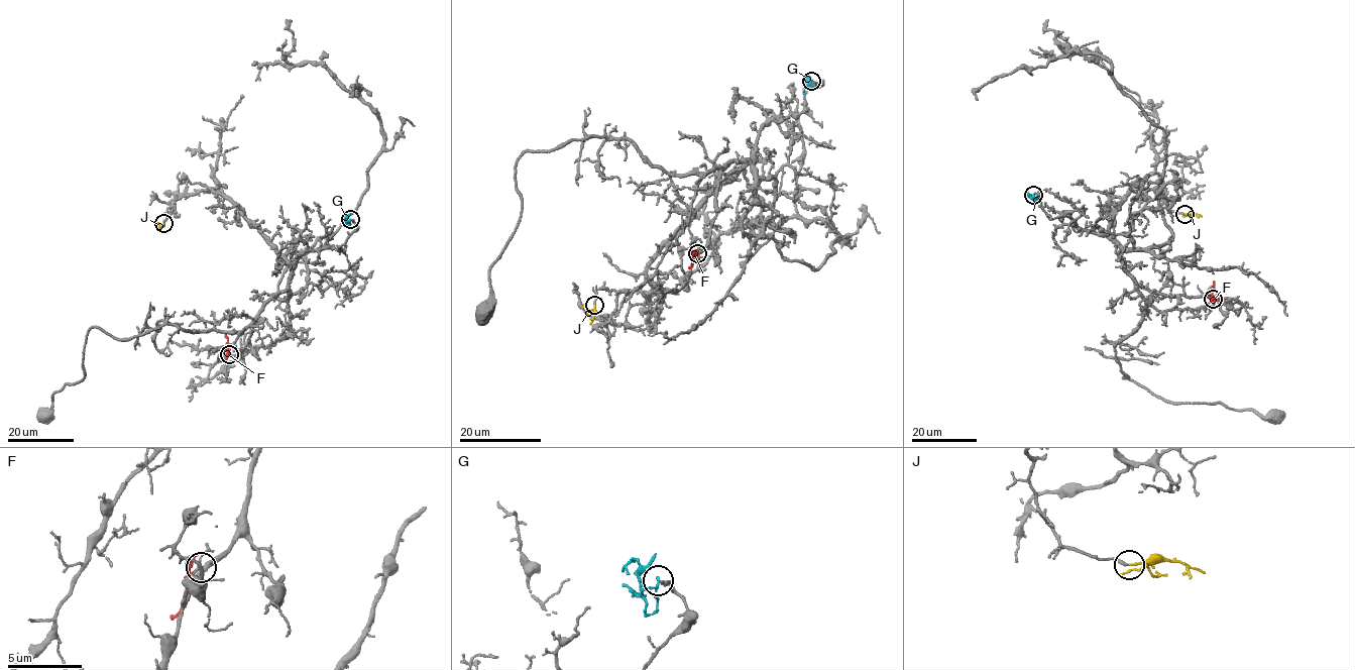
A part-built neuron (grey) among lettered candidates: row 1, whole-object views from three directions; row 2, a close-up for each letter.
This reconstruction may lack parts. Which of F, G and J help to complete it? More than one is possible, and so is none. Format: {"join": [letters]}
{"join": ["J"]}

